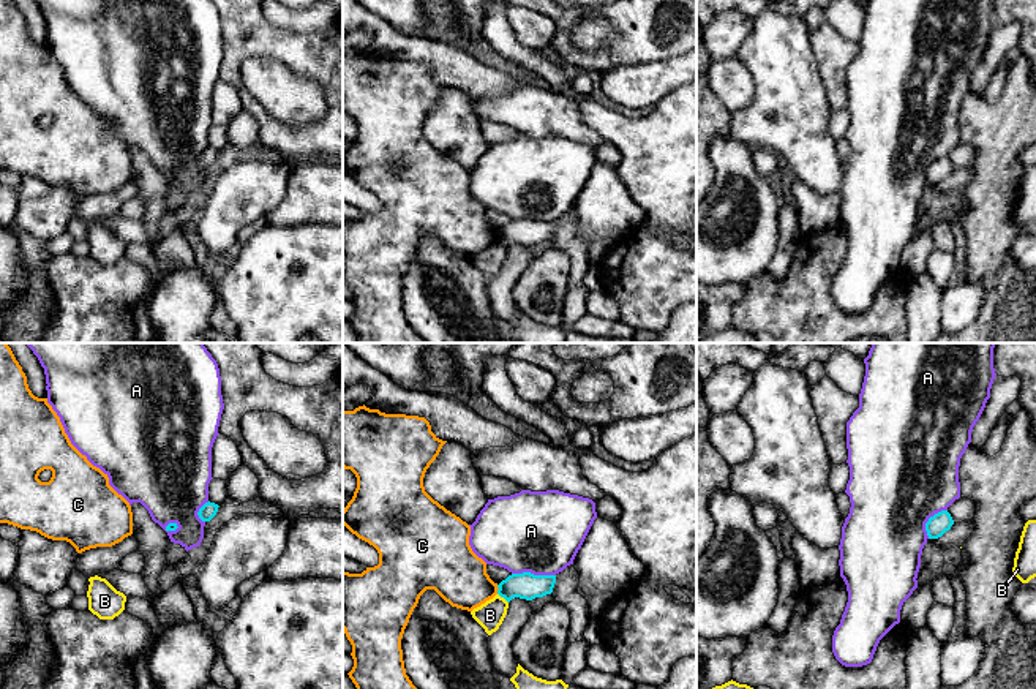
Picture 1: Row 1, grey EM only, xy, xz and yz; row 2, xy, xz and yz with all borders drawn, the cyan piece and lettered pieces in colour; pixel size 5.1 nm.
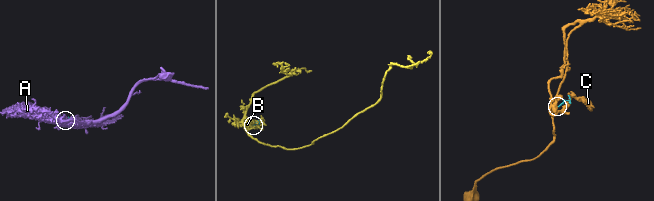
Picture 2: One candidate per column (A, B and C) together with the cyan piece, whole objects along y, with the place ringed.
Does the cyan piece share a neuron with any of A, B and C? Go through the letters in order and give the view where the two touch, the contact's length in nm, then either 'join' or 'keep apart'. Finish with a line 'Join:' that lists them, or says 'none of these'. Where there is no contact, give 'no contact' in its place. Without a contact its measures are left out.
A: xz | 220 nm | keep apart
B: xz | 80 nm | keep apart
C: xz | 50 nm | keep apart
Join: none of these

